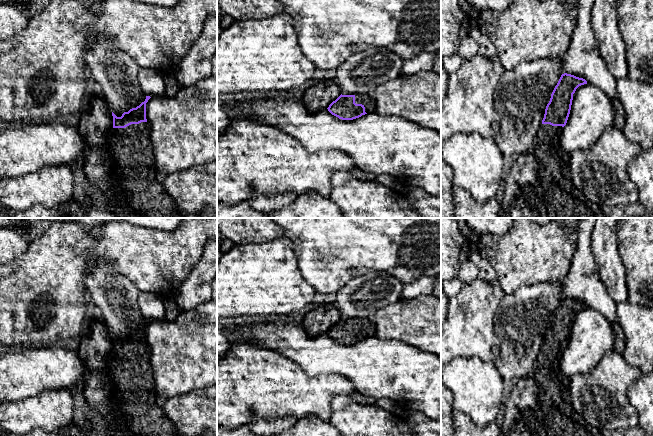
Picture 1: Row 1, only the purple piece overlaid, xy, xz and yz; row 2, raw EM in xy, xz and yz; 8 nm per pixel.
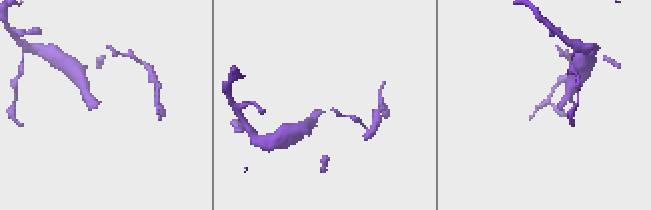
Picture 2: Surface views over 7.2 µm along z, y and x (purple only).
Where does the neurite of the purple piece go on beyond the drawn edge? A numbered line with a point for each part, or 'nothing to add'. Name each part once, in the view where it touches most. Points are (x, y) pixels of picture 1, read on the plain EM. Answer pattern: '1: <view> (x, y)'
1: xy (140, 413)

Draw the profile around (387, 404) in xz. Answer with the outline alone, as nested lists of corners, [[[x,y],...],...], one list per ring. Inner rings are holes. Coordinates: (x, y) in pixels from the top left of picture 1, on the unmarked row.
[[[386,398],[377,399],[376,405],[380,406],[381,408],[387,411],[390,411],[391,413],[395,414],[399,418],[401,418],[404,414],[408,414],[409,411],[408,409],[404,408],[396,401]]]

